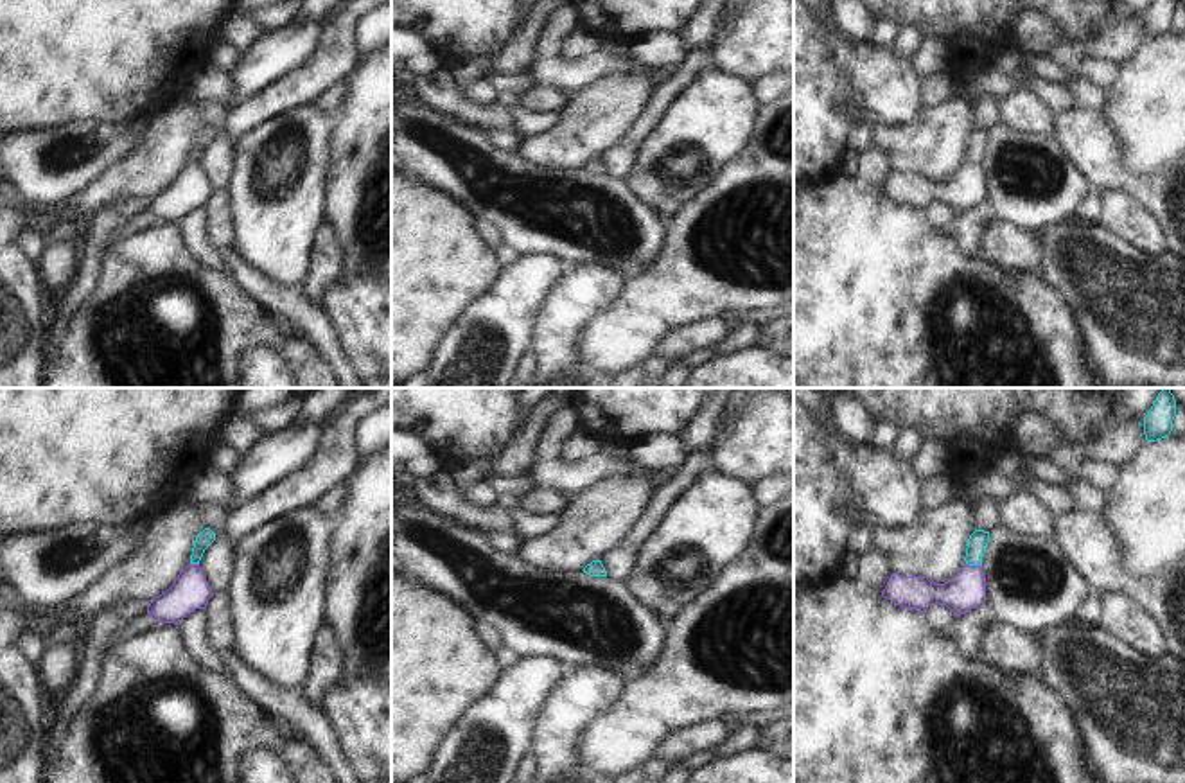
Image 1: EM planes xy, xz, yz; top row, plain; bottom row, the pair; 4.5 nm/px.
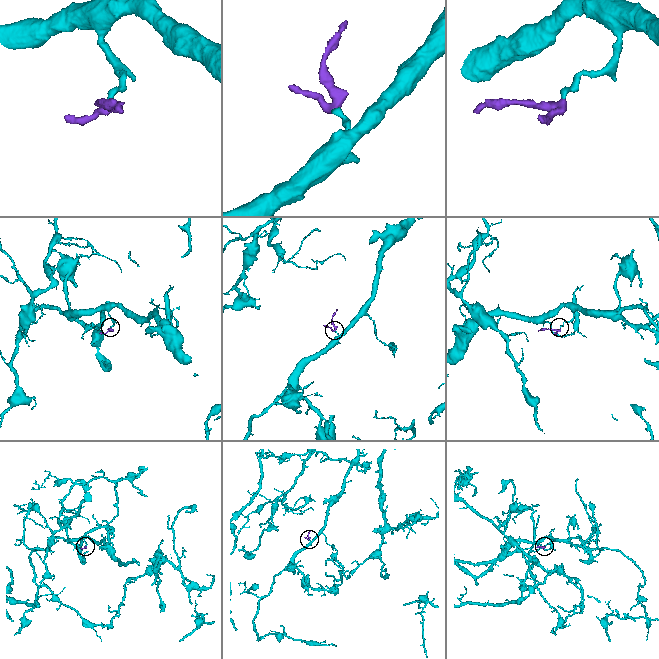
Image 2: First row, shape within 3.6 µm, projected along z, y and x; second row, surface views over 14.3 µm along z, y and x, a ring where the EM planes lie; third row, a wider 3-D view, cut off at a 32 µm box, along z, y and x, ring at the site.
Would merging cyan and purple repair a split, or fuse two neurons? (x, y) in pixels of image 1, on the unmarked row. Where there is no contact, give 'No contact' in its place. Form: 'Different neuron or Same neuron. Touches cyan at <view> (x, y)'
Same neuron. Touches cyan at yz (974, 162)

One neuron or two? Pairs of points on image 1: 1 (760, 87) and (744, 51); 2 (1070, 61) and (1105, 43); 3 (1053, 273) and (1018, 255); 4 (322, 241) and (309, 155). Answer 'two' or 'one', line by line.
1: two
2: one
3: two
4: two

